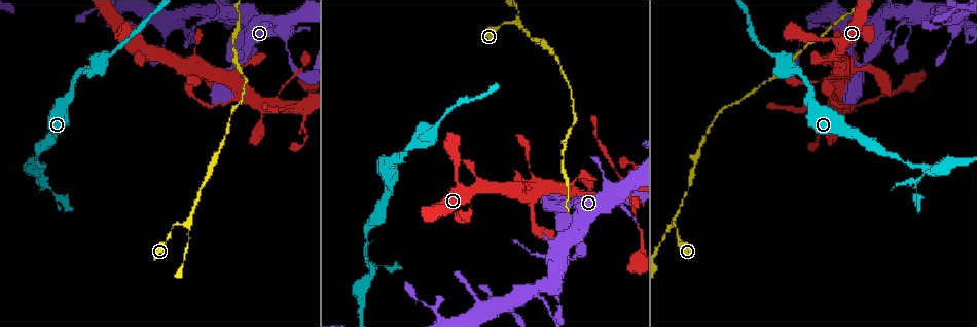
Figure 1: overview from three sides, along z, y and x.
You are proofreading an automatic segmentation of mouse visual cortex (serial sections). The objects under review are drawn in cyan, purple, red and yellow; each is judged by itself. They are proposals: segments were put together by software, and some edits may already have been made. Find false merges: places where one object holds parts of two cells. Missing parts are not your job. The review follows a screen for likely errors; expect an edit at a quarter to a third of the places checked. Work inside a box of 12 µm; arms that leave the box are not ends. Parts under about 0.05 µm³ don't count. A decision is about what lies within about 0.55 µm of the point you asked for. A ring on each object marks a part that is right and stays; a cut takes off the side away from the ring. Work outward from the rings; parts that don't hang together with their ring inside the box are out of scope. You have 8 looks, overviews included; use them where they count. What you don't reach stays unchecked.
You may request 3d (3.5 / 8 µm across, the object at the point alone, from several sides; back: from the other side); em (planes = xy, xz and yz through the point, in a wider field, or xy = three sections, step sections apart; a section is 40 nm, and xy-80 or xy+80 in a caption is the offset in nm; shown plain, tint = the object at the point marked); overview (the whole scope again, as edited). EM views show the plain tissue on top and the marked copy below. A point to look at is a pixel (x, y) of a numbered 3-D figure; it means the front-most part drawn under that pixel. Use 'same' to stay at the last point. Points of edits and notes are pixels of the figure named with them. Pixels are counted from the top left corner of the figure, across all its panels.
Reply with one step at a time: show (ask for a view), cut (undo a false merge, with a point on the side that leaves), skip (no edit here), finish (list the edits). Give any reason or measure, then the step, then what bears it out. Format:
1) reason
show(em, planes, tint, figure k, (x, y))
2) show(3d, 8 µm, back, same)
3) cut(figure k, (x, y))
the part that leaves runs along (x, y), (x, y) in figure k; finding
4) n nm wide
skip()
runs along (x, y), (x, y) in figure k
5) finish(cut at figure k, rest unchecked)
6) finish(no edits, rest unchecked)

sharp bend
show(em, xy, step 3, tint, figure 1, (240, 89))

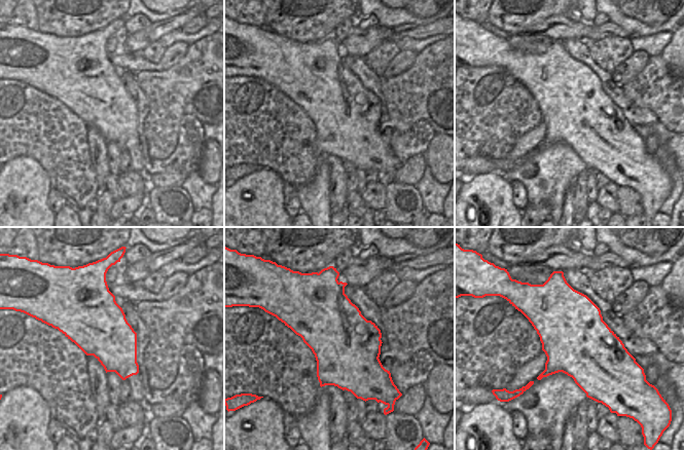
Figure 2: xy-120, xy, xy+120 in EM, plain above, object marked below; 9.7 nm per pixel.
see where the arms go
show(3d, 3.5 µm, back, same)

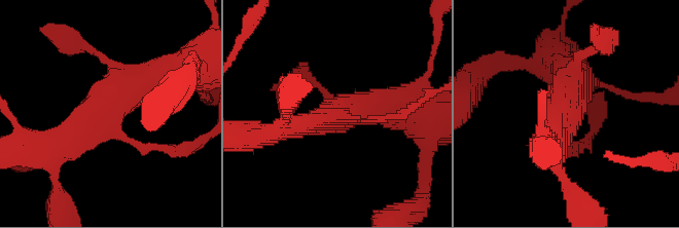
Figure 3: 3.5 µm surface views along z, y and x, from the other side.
arms of 100, 350, 500 nm
skip()
one cell here

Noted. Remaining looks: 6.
three arms meet
show(3d, 8 µm, figure 1, (512, 21))

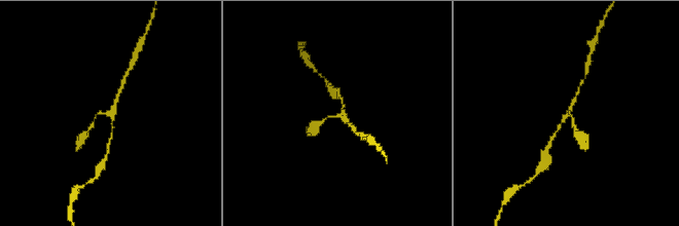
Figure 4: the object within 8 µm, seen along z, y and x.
show(3d, 3.5 µm, figure 4, (570, 112))

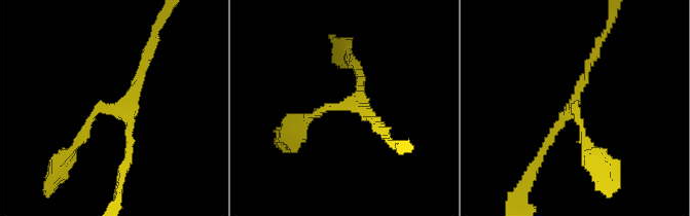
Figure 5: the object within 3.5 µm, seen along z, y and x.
now the EM
show(em, xy, step 3, tint, figure 5, (121, 111))

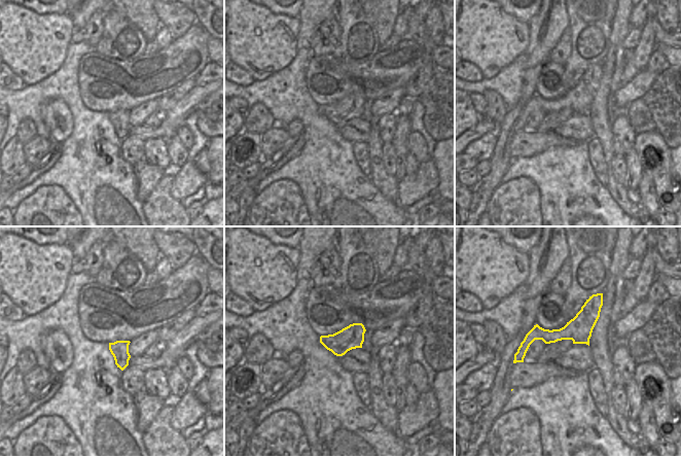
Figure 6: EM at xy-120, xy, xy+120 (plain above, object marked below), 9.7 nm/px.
arms of 150, 150, 150 nm
skip()
runs along (600, 300), (569, 331), (534, 335), (521, 359) in figure 6; continuous, no second cell

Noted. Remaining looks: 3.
calibre changes
show(3d, 3.5 µm, figure 1, (159, 17))

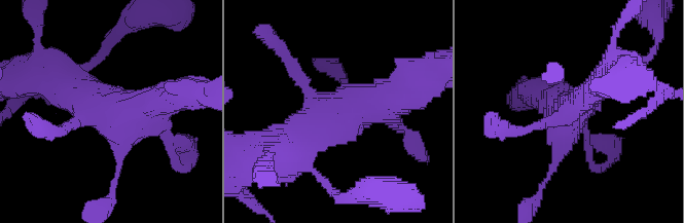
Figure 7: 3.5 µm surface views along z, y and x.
show(em, xy, step 5, tint, figure 7, (568, 112))

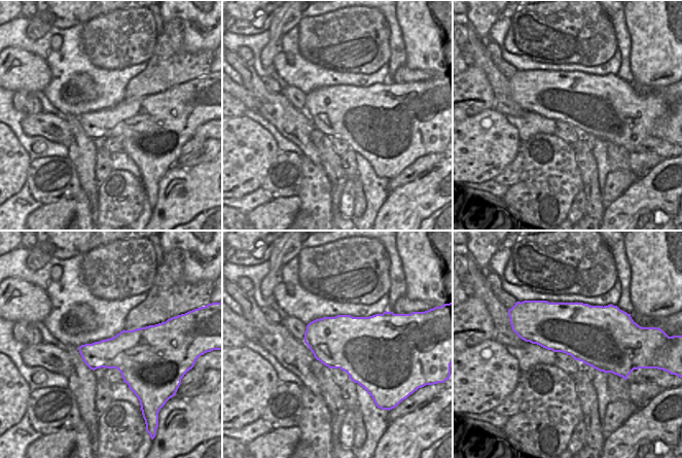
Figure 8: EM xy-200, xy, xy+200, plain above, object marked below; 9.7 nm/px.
skip()
runs along (417, 79), (302, 135) in figure 7; all the same cell

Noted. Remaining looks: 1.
finish(no edits, rest unchecked)

